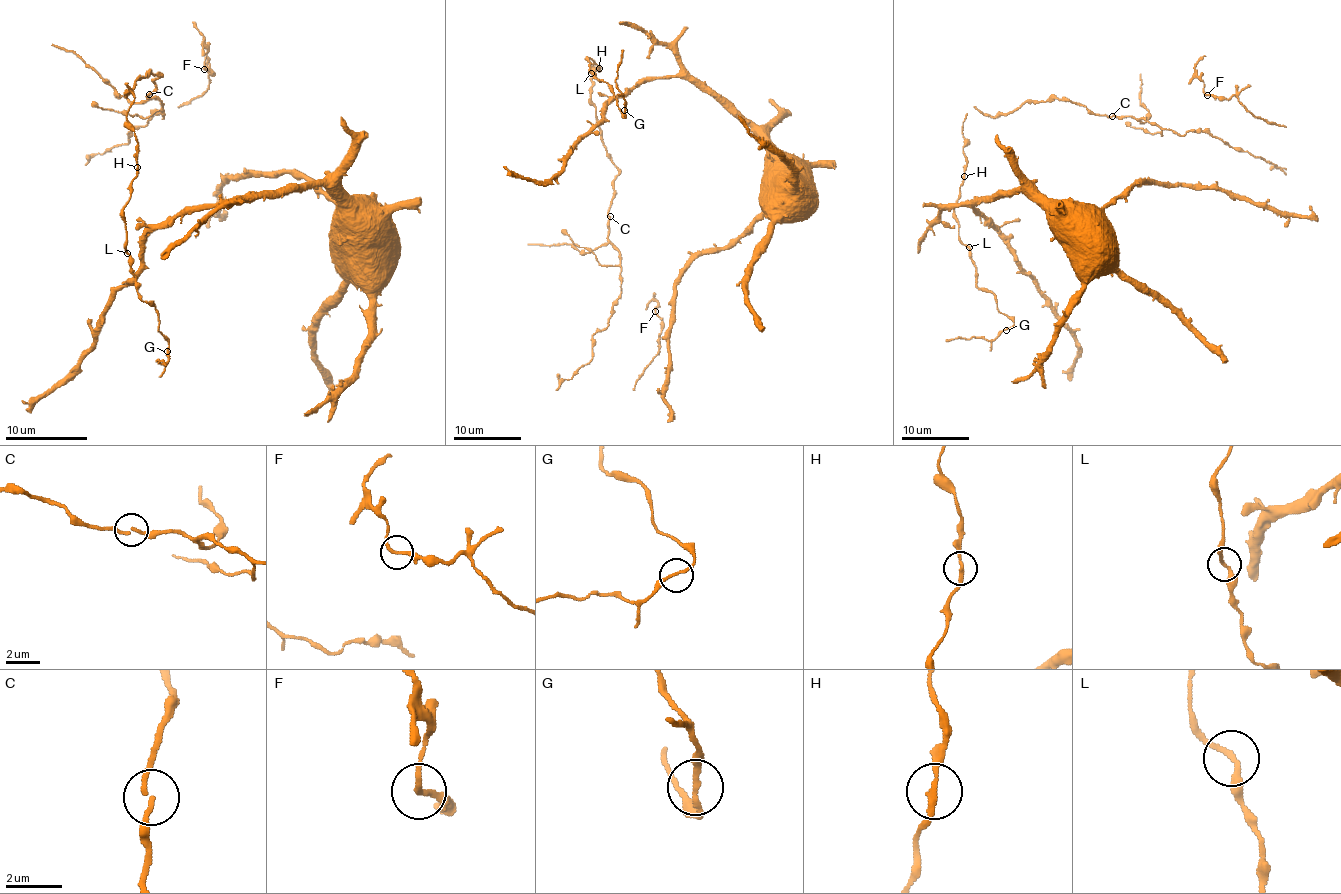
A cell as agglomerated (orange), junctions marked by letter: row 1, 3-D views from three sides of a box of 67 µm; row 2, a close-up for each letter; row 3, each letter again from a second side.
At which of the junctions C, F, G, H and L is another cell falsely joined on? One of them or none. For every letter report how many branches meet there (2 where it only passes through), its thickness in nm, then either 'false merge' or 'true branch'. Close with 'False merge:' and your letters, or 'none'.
C: branches 2; calibre 170 nm; true branch
F: branches 2; calibre 190 nm; true branch
G: branches 2; calibre 180 nm; true branch
H: branches 2; calibre 200 nm; true branch
L: branches 2; calibre 200 nm; true branch
False merge: none

